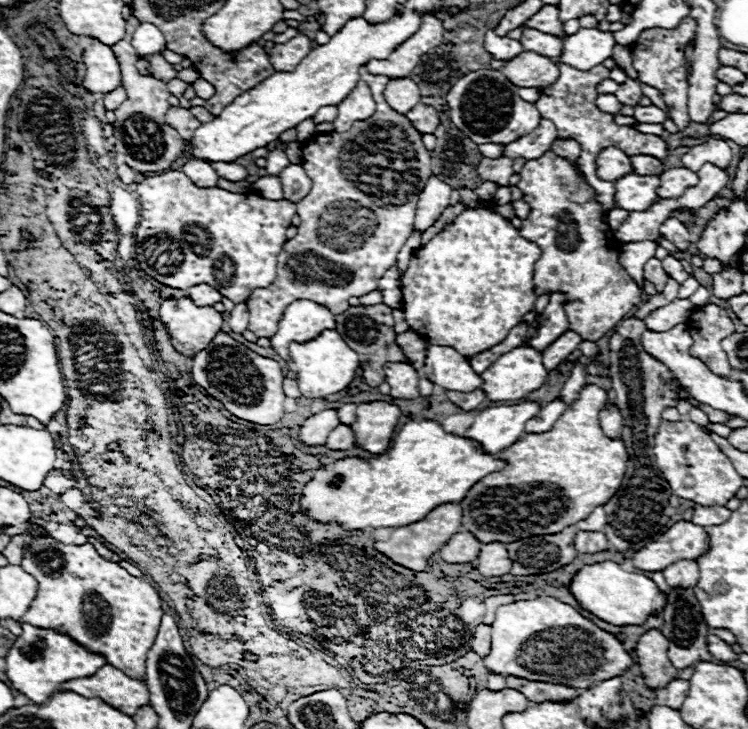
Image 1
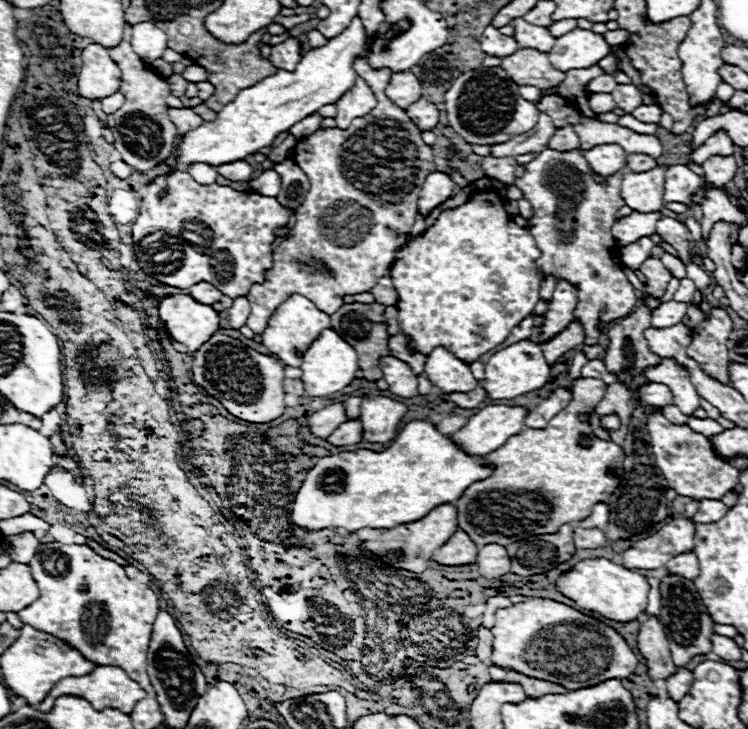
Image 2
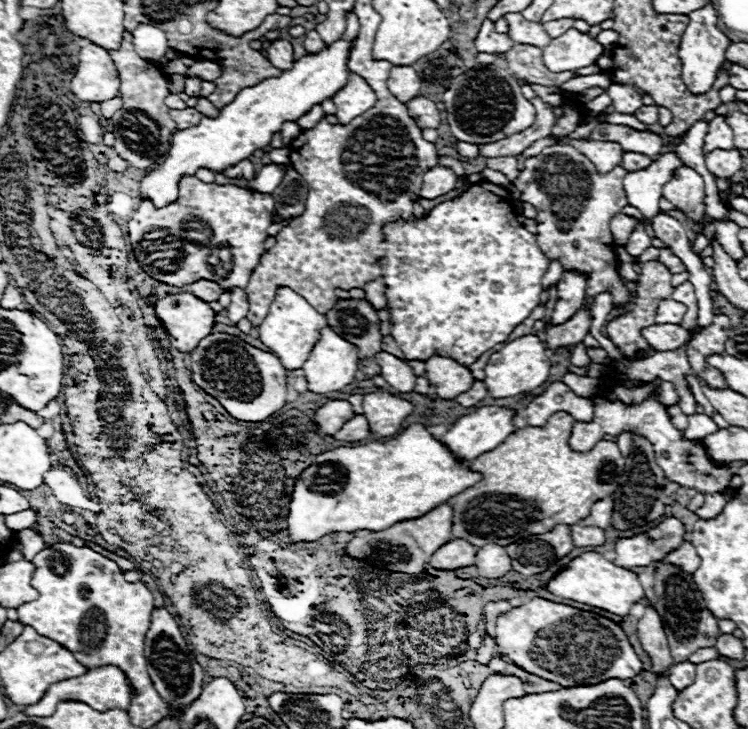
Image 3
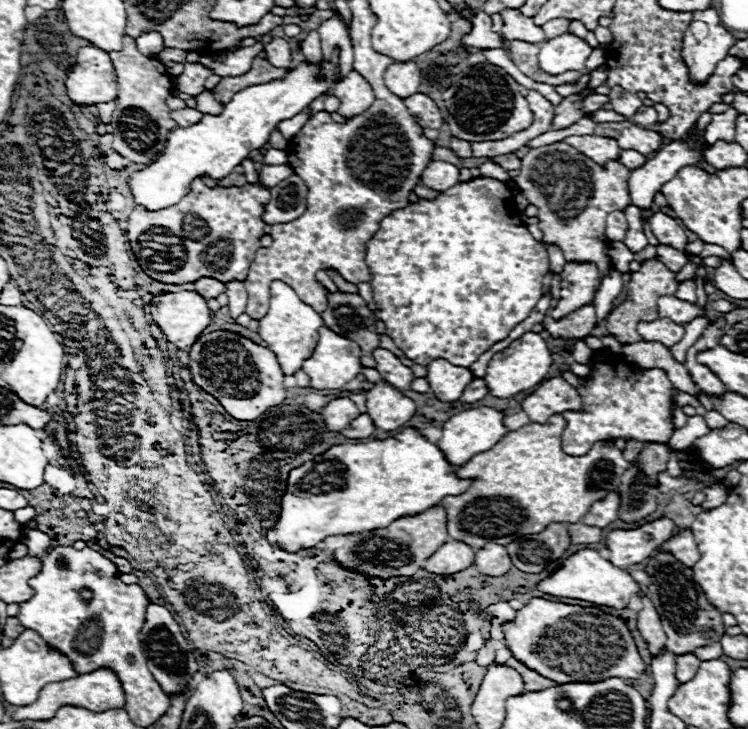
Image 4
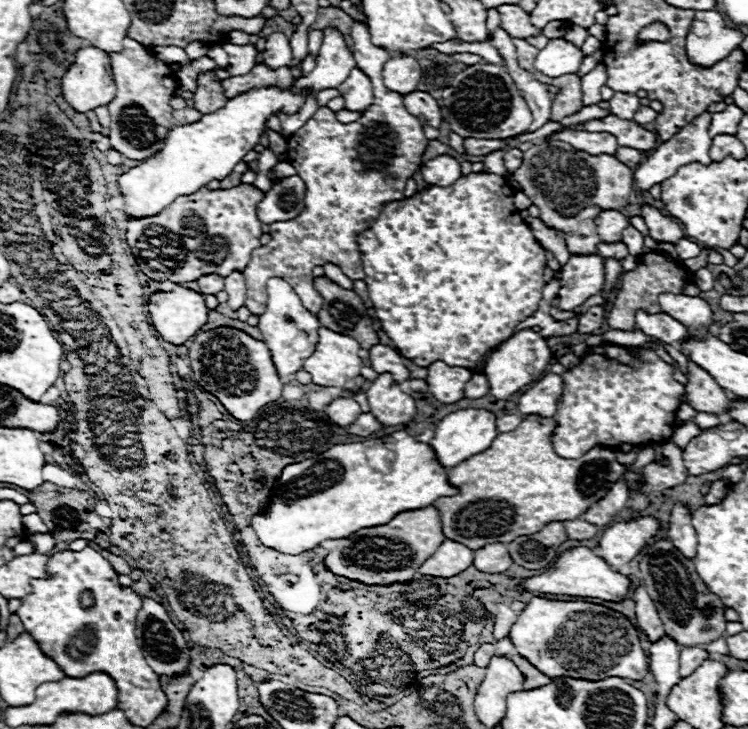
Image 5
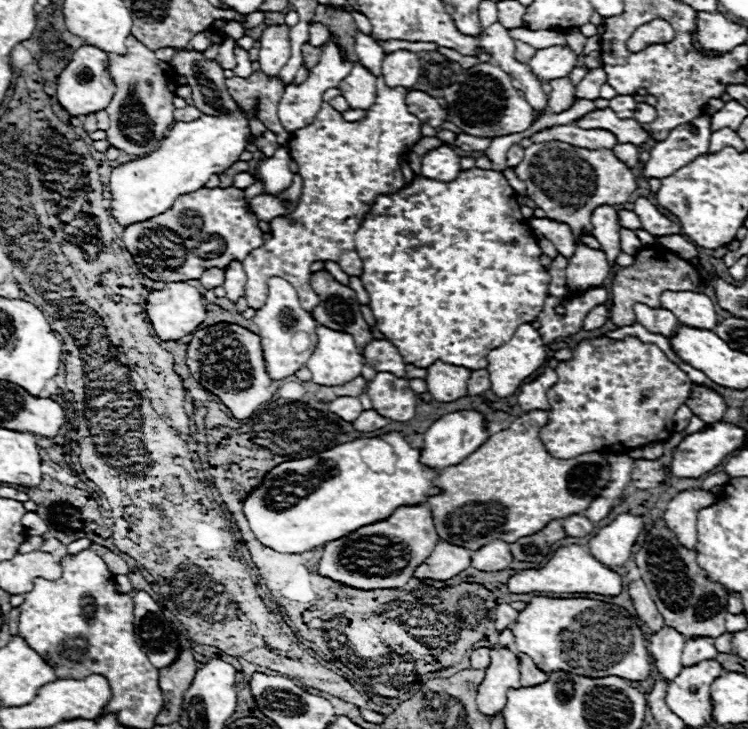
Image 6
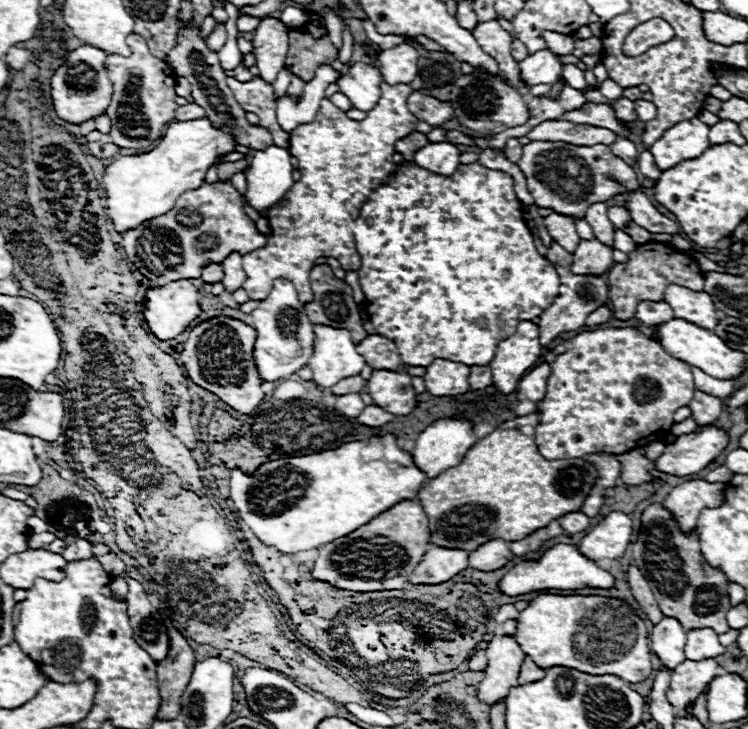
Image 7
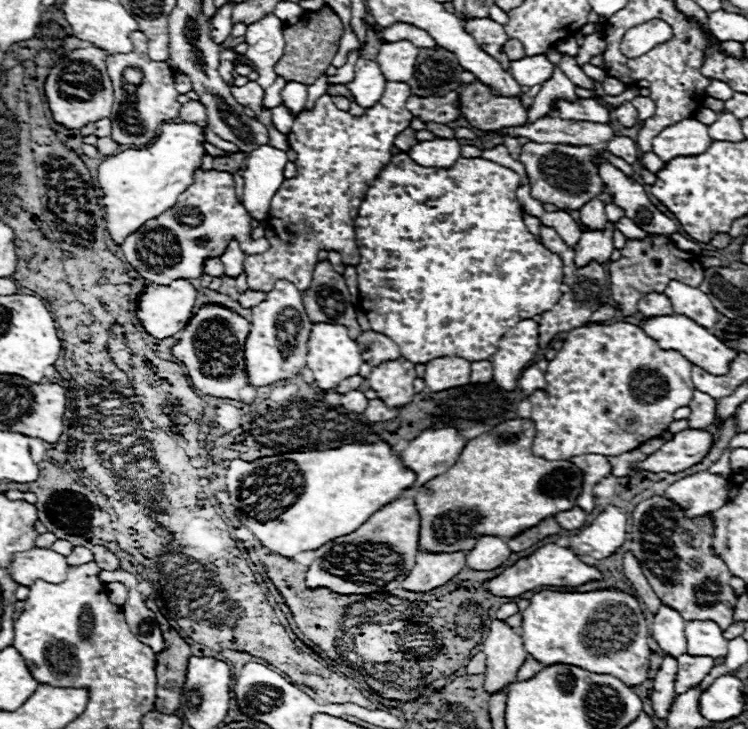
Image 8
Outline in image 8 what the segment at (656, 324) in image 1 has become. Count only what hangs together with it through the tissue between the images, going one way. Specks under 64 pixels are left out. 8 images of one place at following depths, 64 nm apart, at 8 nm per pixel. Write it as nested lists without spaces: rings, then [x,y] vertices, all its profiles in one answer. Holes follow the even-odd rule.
[[[672,280],[666,286],[664,294],[670,298],[676,314],[684,314],[696,320],[696,324],[704,324],[704,328],[712,328],[712,324],[716,324],[716,320],[720,318],[720,312],[712,306],[708,294],[704,294],[700,288]]]

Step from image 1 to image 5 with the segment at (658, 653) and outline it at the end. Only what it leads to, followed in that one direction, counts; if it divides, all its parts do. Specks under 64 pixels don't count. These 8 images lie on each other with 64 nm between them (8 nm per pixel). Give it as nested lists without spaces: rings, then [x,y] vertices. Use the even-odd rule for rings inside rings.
[[[636,586],[632,590],[632,598],[636,600],[636,618],[638,618],[638,626],[644,630],[644,634],[654,642],[658,638],[664,636],[664,626],[662,620],[658,616],[658,610],[654,606],[654,602],[650,600],[648,592],[644,586]]]

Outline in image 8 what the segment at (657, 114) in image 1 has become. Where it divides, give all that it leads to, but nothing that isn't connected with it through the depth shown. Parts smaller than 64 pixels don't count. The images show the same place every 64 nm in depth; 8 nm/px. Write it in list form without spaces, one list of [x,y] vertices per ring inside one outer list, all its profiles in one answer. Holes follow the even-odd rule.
[[[636,96],[636,98],[632,100],[632,104],[636,106],[640,120],[646,120],[646,118],[654,116],[654,112],[656,112],[656,104],[654,104],[648,96]]]

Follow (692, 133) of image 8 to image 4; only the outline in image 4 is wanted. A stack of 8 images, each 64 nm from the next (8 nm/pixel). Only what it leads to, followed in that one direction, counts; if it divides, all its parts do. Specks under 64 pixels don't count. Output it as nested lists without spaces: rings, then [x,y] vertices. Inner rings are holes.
[[[704,112],[704,116],[700,116],[700,120],[696,120],[696,140],[672,140],[670,144],[662,146],[660,152],[652,154],[644,166],[636,168],[630,172],[630,178],[628,178],[628,190],[630,190],[630,198],[632,198],[632,204],[638,206],[638,208],[644,208],[644,210],[650,210],[652,206],[652,200],[654,200],[654,194],[660,190],[662,184],[666,184],[668,180],[672,180],[672,176],[676,176],[676,172],[682,168],[682,166],[688,166],[688,164],[696,164],[696,162],[702,162],[702,166],[707,172],[715,172],[715,168],[710,166],[700,150],[700,146],[706,146],[706,140],[704,140],[704,132],[706,132],[706,126],[710,124],[712,120],[712,114],[710,112]]]

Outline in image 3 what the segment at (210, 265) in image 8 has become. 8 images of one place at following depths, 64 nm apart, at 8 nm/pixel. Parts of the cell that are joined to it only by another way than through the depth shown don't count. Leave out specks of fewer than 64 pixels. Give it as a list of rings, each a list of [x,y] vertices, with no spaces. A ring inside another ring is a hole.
[[[198,280],[198,282],[190,284],[190,286],[184,286],[182,290],[200,296],[200,300],[204,300],[204,302],[214,302],[214,300],[218,300],[218,296],[224,292],[224,290],[222,290],[216,282],[212,282],[212,280]]]

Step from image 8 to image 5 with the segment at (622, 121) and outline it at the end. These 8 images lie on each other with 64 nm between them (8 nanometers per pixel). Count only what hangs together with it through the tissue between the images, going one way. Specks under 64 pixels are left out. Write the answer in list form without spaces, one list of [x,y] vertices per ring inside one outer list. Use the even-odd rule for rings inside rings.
[[[616,92],[608,102],[610,102],[610,112],[614,116],[618,116],[618,118],[624,118],[624,120],[632,120],[634,112],[640,106],[640,98],[638,96],[620,94],[620,92]]]

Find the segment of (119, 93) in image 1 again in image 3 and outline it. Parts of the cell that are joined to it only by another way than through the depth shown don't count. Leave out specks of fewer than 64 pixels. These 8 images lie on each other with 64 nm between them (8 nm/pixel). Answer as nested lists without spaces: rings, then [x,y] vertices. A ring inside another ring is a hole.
[[[116,96],[116,98],[110,98],[110,100],[104,100],[100,102],[100,108],[102,108],[102,116],[104,118],[112,118],[112,114],[122,106],[122,98]]]

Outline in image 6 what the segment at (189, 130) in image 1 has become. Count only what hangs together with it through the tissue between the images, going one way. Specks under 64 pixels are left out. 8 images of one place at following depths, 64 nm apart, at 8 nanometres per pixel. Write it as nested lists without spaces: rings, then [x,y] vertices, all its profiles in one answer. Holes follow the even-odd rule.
[[[186,106],[186,108],[176,108],[174,110],[174,120],[176,122],[190,122],[190,120],[200,118],[200,116],[202,116],[202,112],[196,106]]]

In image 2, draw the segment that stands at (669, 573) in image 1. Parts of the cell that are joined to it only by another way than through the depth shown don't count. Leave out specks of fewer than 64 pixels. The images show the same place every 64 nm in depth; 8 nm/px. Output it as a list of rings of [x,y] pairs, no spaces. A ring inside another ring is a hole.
[[[684,552],[682,556],[674,556],[666,564],[666,572],[680,574],[680,576],[684,576],[688,580],[694,580],[698,576],[698,568],[700,568],[700,562],[698,562],[694,552]]]

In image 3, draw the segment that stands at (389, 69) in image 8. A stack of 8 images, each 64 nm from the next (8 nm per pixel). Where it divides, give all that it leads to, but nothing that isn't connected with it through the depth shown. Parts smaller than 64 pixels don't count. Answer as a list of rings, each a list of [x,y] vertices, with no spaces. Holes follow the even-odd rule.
[[[392,68],[388,76],[388,90],[392,96],[396,96],[400,102],[408,102],[410,98],[420,94],[420,76],[416,70],[410,68]]]

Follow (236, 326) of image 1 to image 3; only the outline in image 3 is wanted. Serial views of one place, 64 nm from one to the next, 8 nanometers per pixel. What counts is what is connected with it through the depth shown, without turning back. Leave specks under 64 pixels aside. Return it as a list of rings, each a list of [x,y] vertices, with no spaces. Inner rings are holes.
[[[232,288],[230,298],[232,298],[232,302],[226,308],[228,318],[232,320],[232,324],[238,324],[238,320],[246,318],[246,314],[248,314],[248,298],[246,298],[246,292],[242,288]]]

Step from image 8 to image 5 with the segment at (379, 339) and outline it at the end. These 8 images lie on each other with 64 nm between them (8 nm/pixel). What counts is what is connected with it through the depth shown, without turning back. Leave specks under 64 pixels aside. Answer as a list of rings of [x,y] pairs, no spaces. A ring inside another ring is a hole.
[[[374,344],[368,352],[370,352],[370,358],[368,358],[370,360],[370,368],[376,370],[378,374],[390,372],[400,384],[410,378],[410,372],[404,366],[402,356],[394,348],[384,346],[384,344]]]

